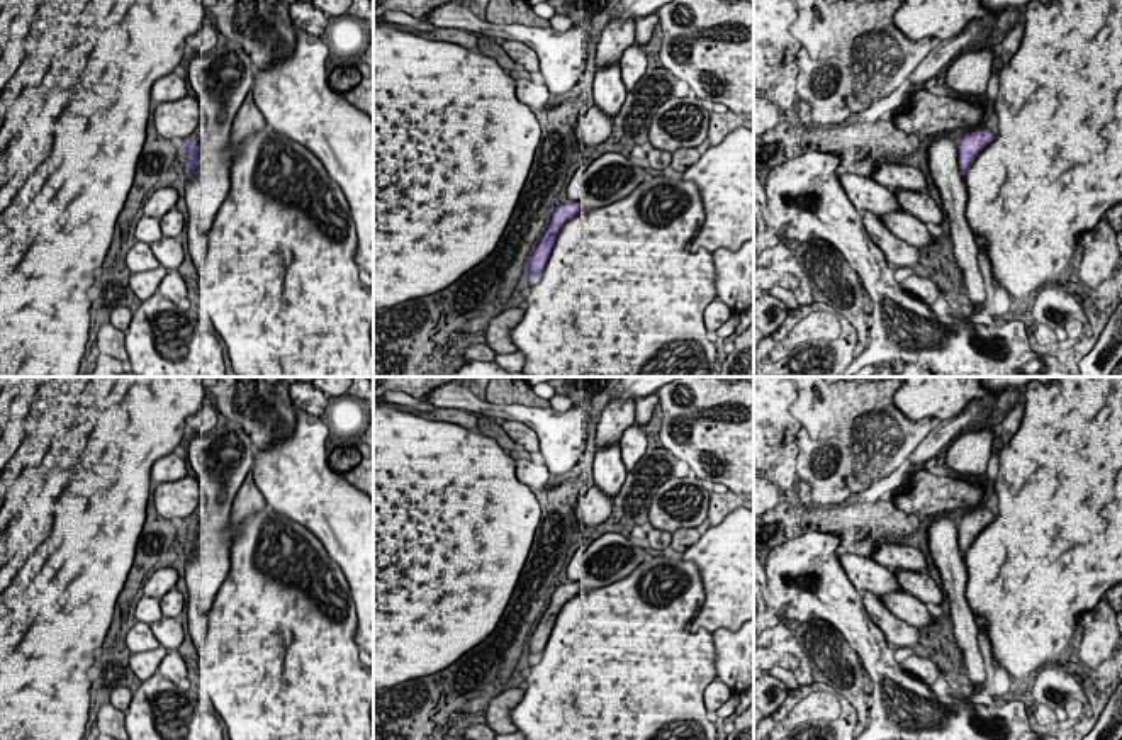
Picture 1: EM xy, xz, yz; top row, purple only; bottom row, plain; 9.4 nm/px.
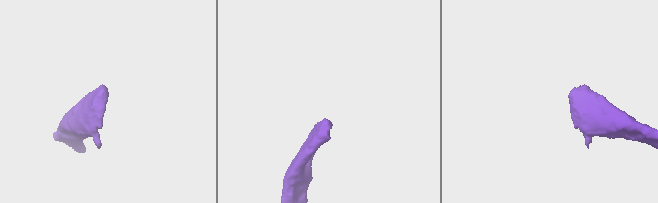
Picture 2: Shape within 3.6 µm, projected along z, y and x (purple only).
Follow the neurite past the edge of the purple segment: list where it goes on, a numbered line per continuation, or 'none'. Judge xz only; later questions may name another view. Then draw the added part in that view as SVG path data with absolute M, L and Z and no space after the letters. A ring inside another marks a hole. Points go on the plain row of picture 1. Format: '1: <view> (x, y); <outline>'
none

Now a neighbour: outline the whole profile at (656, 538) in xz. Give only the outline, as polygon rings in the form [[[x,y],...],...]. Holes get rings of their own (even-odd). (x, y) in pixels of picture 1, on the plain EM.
[[[655,528],[647,531],[645,545],[654,550],[669,550],[670,541],[672,541],[672,533],[669,531],[655,530]]]

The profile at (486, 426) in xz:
[[[479,418],[477,419],[477,431],[484,436],[489,436],[492,440],[497,441],[497,445],[501,448],[504,448],[506,451],[511,451],[511,450],[523,450],[521,446],[518,446],[508,434],[506,431],[494,423],[494,419],[491,418]]]

